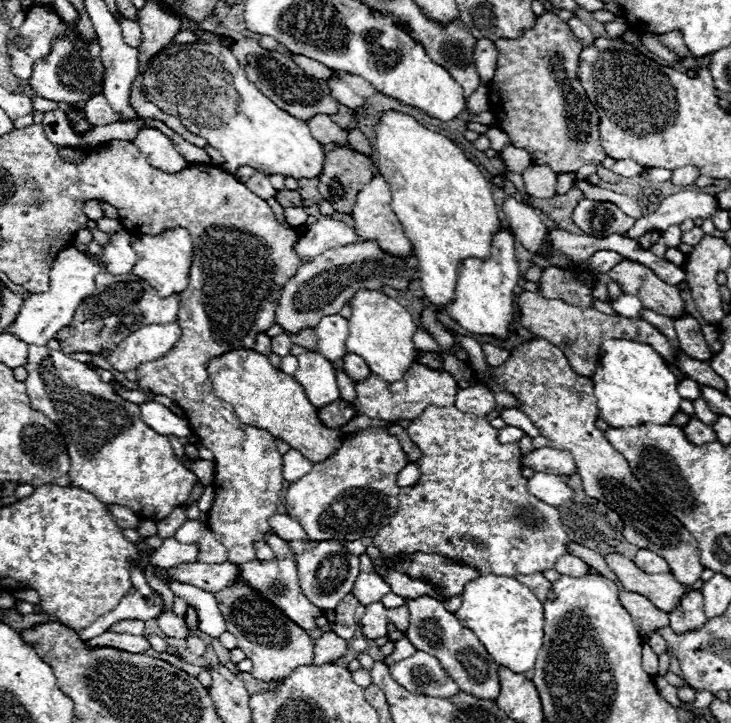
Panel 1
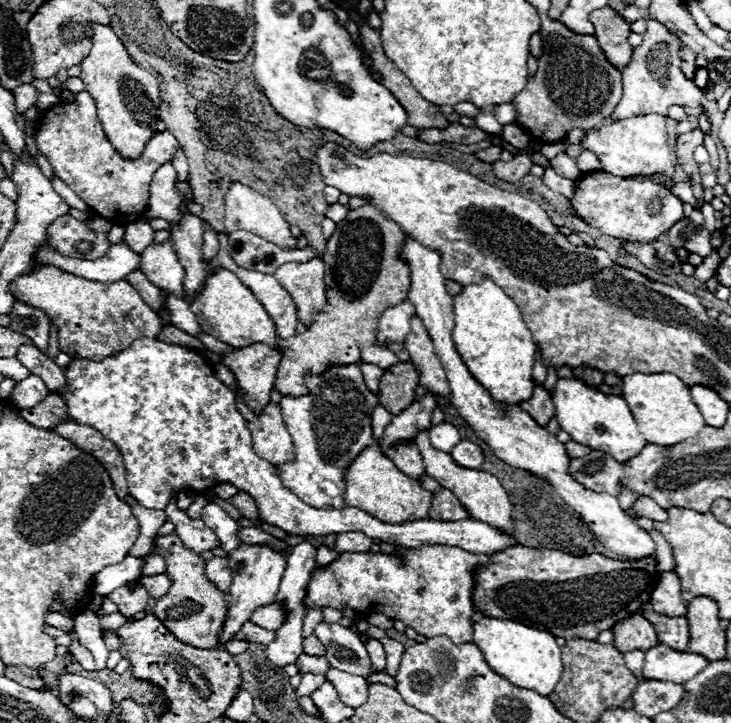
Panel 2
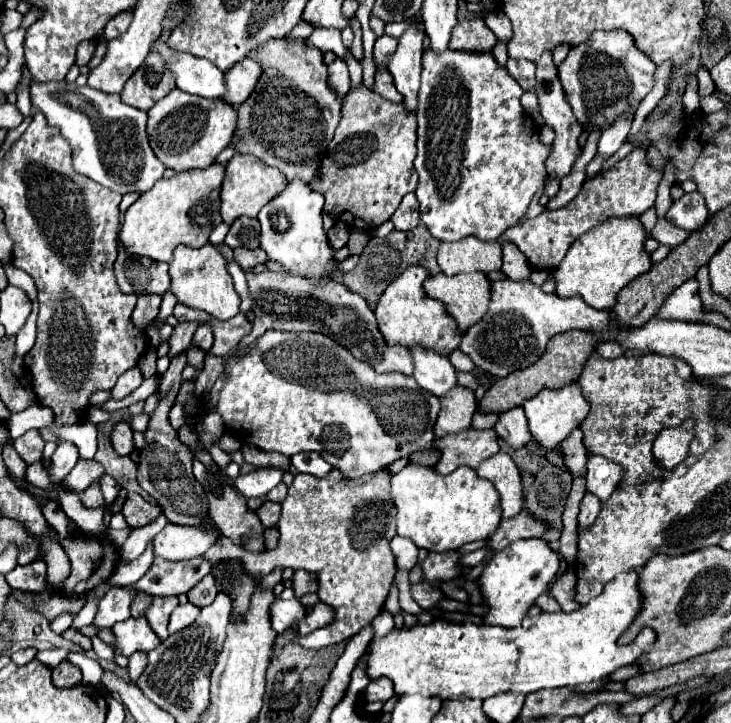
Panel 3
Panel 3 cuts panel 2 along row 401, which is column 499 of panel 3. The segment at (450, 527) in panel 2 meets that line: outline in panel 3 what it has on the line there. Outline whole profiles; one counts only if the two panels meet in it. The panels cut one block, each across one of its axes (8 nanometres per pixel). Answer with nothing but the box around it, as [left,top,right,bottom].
[414,50,548,242]

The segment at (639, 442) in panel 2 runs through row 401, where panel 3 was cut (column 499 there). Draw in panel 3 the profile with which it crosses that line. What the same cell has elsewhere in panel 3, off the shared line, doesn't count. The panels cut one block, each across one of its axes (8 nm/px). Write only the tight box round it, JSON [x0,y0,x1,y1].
[480,538,560,628]

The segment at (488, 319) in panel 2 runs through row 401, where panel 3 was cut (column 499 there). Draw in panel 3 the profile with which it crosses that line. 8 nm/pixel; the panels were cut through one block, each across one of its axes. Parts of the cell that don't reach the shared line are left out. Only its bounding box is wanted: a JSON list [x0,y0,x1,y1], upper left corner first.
[392,462,502,552]

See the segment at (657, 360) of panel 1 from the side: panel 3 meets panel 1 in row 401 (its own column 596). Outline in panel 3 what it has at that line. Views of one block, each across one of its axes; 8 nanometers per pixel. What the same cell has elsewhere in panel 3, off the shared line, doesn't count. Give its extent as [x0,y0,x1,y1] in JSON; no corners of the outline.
[368,572,656,700]

